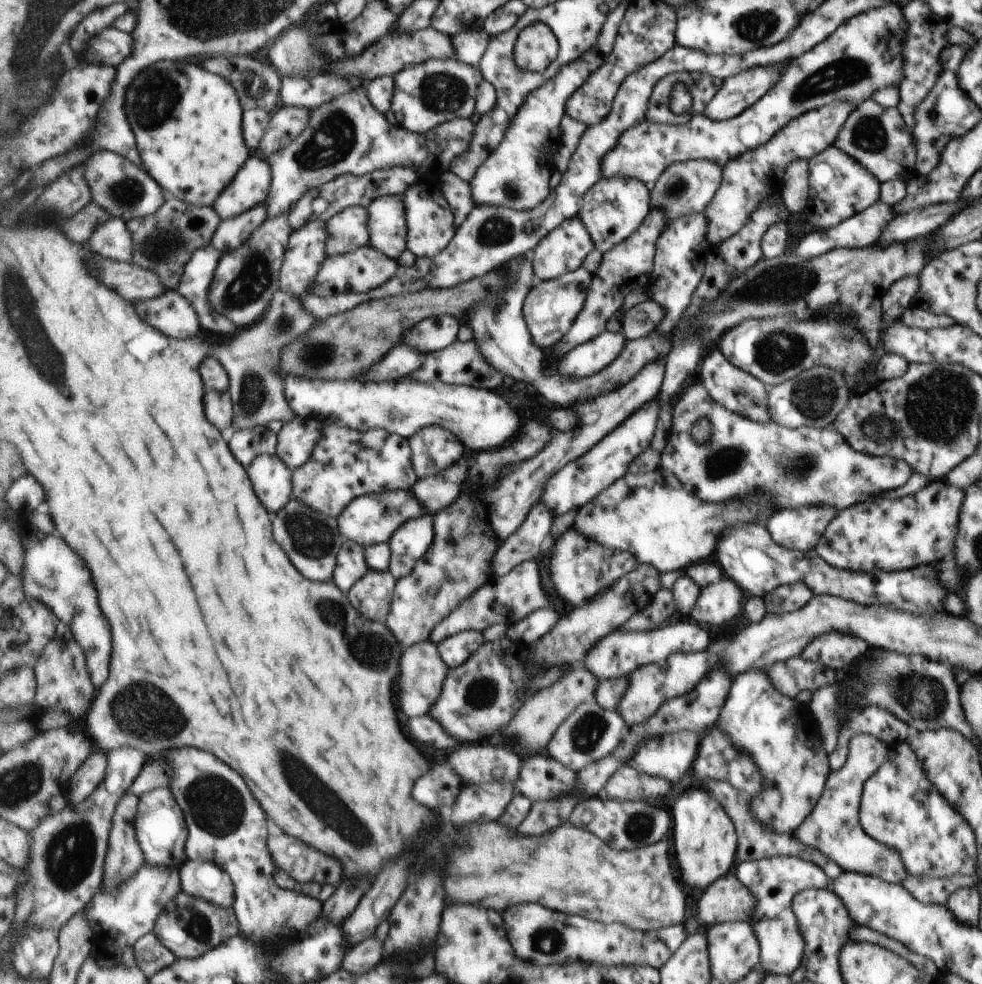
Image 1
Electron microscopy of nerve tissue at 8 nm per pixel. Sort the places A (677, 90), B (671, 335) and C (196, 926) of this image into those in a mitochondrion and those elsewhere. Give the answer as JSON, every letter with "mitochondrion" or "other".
{"A":"mitochondrion","B":"other","C":"mitochondrion"}

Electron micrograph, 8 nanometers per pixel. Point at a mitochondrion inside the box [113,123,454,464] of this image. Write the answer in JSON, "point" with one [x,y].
{"point":[256,275]}

